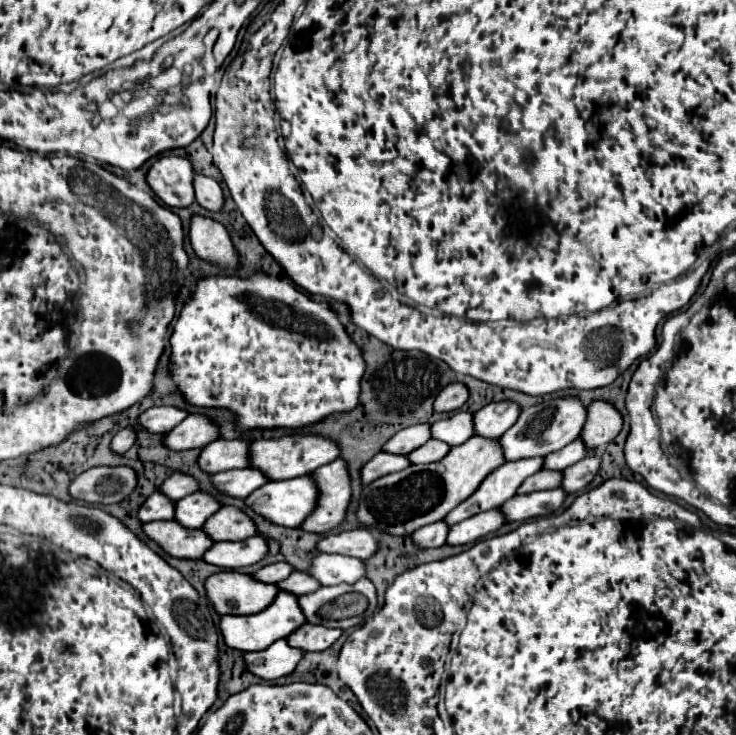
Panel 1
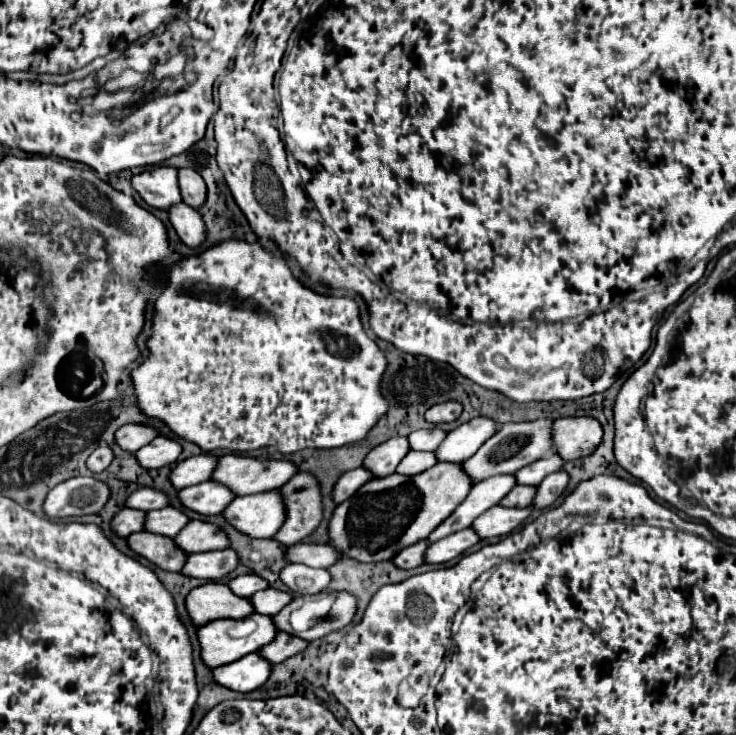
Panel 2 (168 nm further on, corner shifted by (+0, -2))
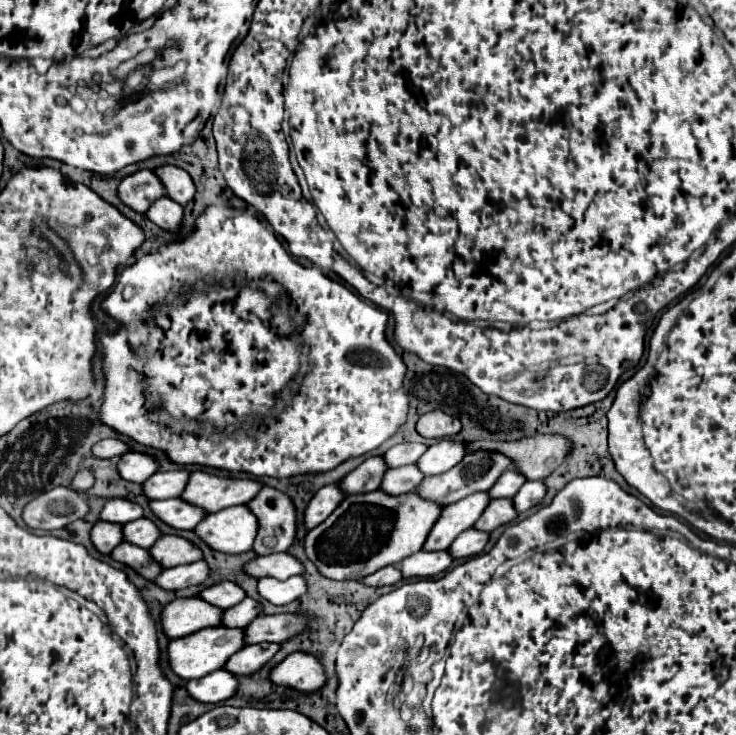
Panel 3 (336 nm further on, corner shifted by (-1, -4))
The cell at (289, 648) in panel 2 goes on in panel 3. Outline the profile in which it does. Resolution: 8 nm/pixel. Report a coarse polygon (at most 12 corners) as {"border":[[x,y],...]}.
{"border":[[277,643],[247,645],[223,665],[233,675],[255,673],[279,651]]}

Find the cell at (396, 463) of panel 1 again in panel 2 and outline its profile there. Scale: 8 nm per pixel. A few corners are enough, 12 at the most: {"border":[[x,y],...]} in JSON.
{"border":[[366,467],[342,475],[334,487],[334,501],[352,497],[374,475]]}

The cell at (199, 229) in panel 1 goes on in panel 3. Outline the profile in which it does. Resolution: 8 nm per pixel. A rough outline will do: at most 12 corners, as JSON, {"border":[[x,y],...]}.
{"border":[[169,197],[155,199],[145,215],[161,229],[177,231],[183,207]]}

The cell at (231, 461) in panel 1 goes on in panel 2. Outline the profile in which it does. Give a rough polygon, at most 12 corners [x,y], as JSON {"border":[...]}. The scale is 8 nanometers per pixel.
{"border":[[212,453],[188,457],[174,467],[176,489],[210,479],[218,457]]}

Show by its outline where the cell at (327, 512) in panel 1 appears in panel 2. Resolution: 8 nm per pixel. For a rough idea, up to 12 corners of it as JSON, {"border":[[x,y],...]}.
{"border":[[306,471],[282,487],[286,521],[274,539],[296,545],[322,523],[324,495]]}

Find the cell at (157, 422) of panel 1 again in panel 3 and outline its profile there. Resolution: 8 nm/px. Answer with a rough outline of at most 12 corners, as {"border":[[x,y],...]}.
{"border":[[103,439],[91,447],[99,459],[127,453],[119,439]]}

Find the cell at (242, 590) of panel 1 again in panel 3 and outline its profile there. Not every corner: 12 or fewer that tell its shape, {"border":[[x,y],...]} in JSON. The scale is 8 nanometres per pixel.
{"border":[[197,597],[161,611],[169,639],[221,623],[221,609]]}

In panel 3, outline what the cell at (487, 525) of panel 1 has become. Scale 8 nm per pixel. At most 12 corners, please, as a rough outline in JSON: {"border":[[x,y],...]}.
{"border":[[419,551],[399,563],[403,579],[435,577],[451,565],[447,551]]}

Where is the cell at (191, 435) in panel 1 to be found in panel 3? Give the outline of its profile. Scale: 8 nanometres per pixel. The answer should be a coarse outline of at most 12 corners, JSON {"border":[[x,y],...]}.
{"border":[[125,453],[117,471],[129,483],[145,483],[157,463],[145,453]]}

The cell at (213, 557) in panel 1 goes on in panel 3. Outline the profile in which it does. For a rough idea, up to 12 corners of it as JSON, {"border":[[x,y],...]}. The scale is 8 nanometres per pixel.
{"border":[[205,561],[161,571],[151,579],[165,591],[199,585],[207,579]]}

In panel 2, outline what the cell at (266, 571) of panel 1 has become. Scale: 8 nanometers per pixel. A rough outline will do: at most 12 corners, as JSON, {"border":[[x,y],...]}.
{"border":[[256,573],[240,575],[228,587],[240,597],[252,597],[270,583]]}

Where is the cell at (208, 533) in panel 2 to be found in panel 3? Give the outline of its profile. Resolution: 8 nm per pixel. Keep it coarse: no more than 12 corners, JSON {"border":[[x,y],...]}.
{"border":[[177,535],[159,537],[149,555],[163,569],[195,563],[201,551]]}

